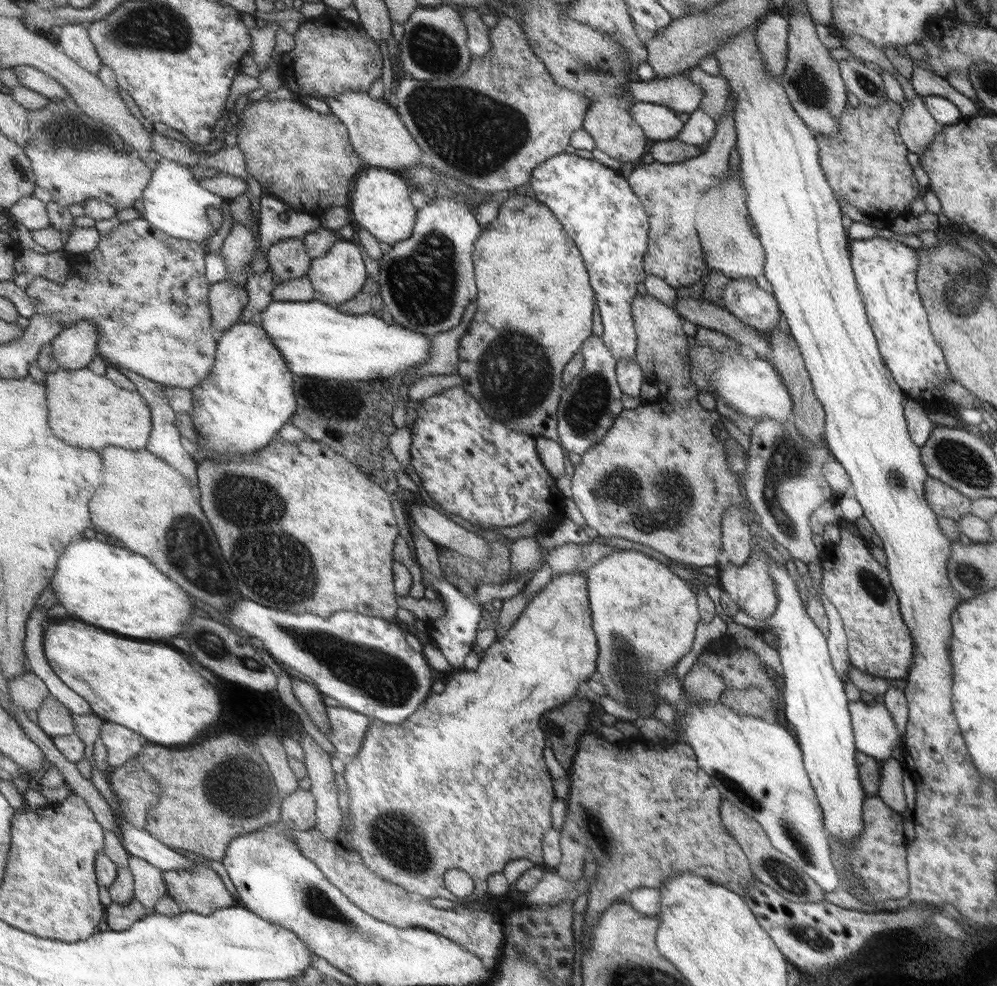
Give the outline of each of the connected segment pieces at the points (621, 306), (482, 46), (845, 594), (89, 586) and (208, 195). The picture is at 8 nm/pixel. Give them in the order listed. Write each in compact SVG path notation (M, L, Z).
M561 153L546 160L533 171L530 180L536 198L545 204L565 226L570 238L578 245L585 256L586 268L590 271L590 280L594 292L597 292L598 310L604 327L602 339L618 361L637 362L637 331L633 319L632 300L638 292L638 284L646 279L644 260L649 250L649 215L641 198L634 192L633 186L618 176L614 170L606 168L596 160L580 158L576 153Z
M466 6L459 16L467 29L467 46L471 54L480 56L480 58L490 55L490 50L492 50L492 47L490 47L491 28L484 24L482 16L473 7Z
M841 529L836 558L830 558L832 566L822 568L822 589L836 610L841 614L847 651L852 665L858 670L878 678L896 680L904 678L912 660L912 638L902 616L896 590L890 588L888 570L878 564L864 540L856 538L850 530Z
M96 537L74 541L68 547L51 586L60 604L68 610L68 616L138 640L158 640L158 636L160 640L168 640L178 636L190 618L192 606L196 606L174 580L148 562L148 557Z
M159 156L152 176L149 186L145 188L142 195L144 204L142 217L144 216L144 220L148 220L158 230L177 237L178 240L198 241L200 243L218 232L218 228L210 222L207 211L209 207L220 208L223 198L200 186L199 180L194 178L194 174L188 166L182 166L174 160Z

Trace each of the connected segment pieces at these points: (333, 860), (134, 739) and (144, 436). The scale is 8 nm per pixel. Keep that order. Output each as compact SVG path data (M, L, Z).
M346 819L341 824L340 831L333 842L322 839L322 832L315 827L306 831L286 831L290 839L297 845L304 856L308 857L324 876L337 886L353 904L363 912L370 914L377 920L386 921L396 927L420 927L437 932L458 944L464 944L470 952L482 957L486 967L495 968L500 964L501 954L504 953L505 932L504 925L496 923L492 914L479 910L462 907L449 910L439 910L431 906L428 899L412 895L396 884L385 882L380 876L371 872L361 860L358 852L349 846Z
M114 722L105 723L101 737L109 750L109 774L116 768L128 764L132 758L138 756L144 745L149 744L148 741L142 742L140 735L130 730L130 728Z
M89 368L83 370L59 369L48 374L47 390L49 393L50 427L53 432L68 444L86 450L102 451L109 446L133 450L145 449L153 432L150 422L148 402L140 394L120 388Z

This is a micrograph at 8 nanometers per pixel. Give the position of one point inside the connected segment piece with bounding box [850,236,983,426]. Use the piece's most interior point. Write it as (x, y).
(886, 271)

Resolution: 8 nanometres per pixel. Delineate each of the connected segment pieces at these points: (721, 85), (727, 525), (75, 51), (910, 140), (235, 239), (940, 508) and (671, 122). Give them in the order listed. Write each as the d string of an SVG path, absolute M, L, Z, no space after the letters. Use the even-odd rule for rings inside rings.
M698 66L688 68L682 75L688 77L692 83L700 86L700 89L704 91L698 108L712 117L715 124L720 123L720 117L724 115L729 99L728 79L724 75L712 76Z
M737 509L727 511L722 523L722 544L728 560L734 566L742 566L752 554L750 548L750 528L748 528L748 514ZM746 515L746 518L744 518Z
M87 24L69 25L59 36L59 45L83 67L99 75L104 63L89 32Z
M916 95L913 100L903 104L901 118L901 133L905 143L909 145L910 152L914 152L919 157L934 143L934 137L943 127L931 114L924 99Z
M234 222L221 248L221 254L228 268L226 280L240 284L240 286L246 285L250 274L246 273L244 268L252 260L256 240L256 234L248 226Z
M934 477L926 479L925 500L938 517L946 517L960 522L964 515L970 513L972 500L963 496L958 489Z
M637 102L630 105L630 114L654 142L677 140L684 128L683 117L665 105Z

